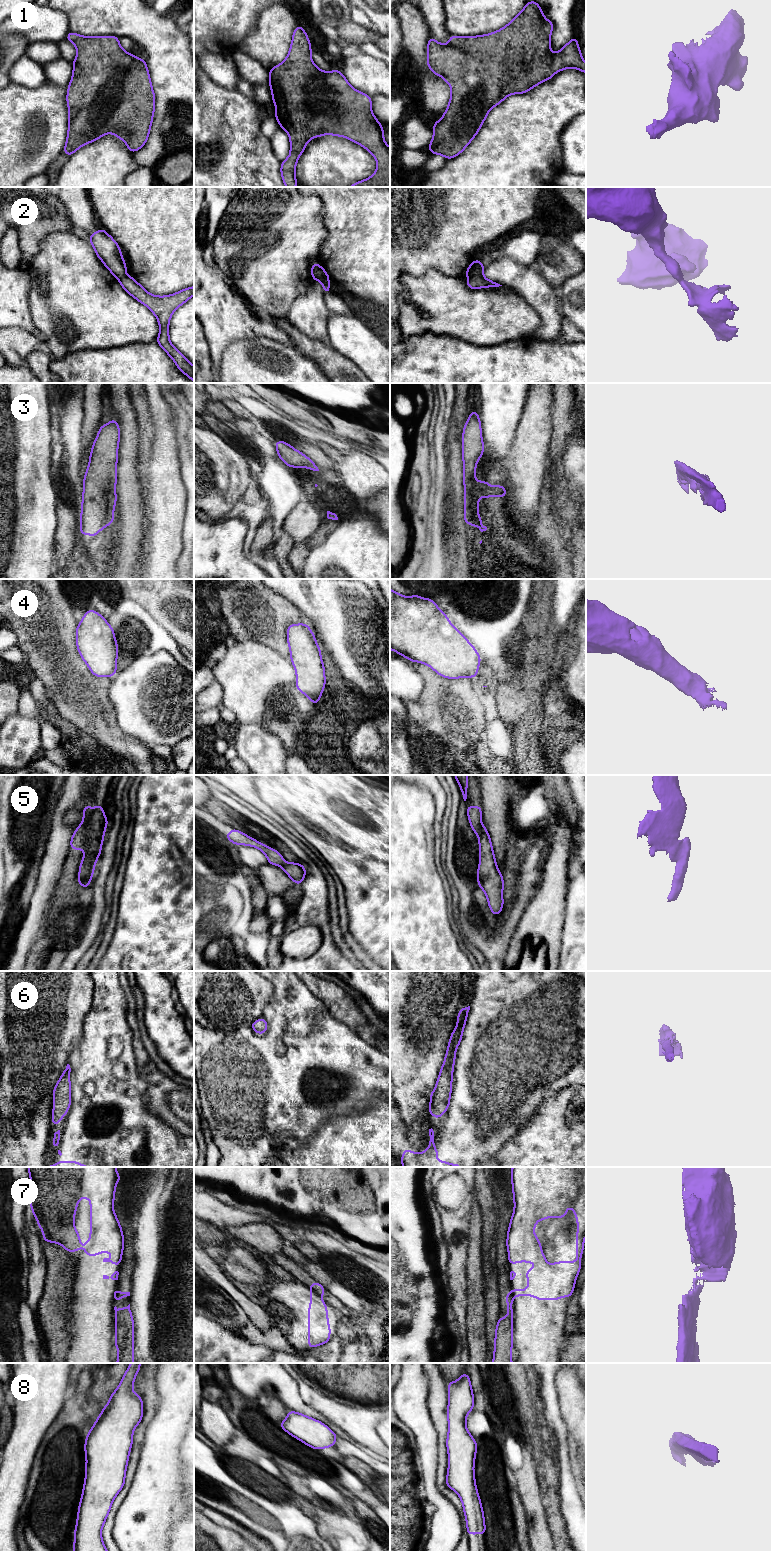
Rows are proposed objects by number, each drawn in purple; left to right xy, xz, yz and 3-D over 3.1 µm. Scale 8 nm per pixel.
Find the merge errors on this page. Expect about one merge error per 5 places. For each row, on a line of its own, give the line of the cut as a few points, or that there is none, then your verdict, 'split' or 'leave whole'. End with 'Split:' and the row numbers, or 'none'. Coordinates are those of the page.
1: cut none; leave whole
2: cut yz (482, 276), (468, 278); split
3: cut none; leave whole
4: cut none; leave whole
5: cut xy (93, 810), (87, 824), (83, 847); split
6: cut none; leave whole
7: cut xz (310, 1288), (320, 1296); split
8: cut none; leave whole
Split: 2, 5, 7

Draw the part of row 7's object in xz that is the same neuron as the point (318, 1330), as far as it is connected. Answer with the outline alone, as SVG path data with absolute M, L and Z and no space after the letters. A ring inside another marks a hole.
M310 1289L311 1300L308 1309L308 1349L330 1341L331 1328L328 1322L327 1305L318 1294Z

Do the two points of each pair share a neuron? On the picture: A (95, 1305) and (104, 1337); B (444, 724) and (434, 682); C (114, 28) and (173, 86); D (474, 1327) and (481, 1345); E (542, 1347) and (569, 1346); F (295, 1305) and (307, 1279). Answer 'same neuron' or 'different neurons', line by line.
A: same neuron
B: same neuron
C: same neuron
D: same neuron
E: different neurons
F: different neurons

